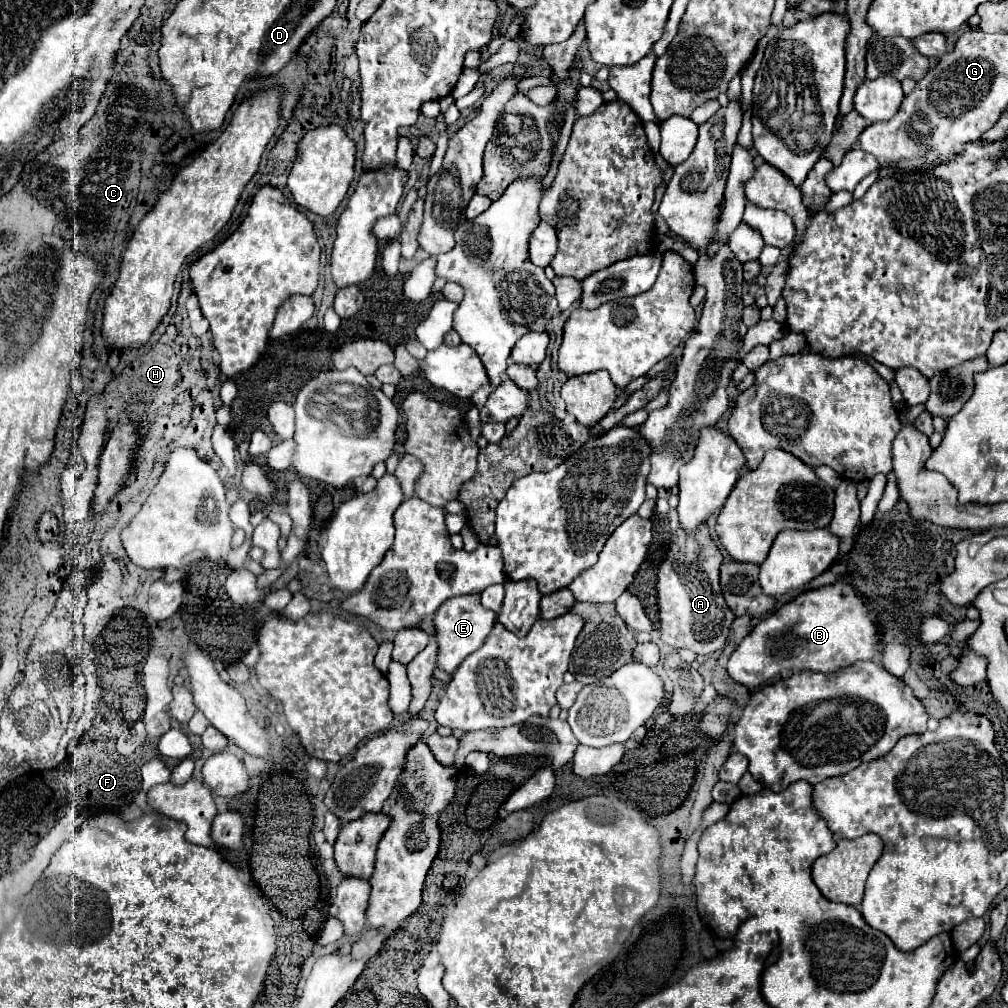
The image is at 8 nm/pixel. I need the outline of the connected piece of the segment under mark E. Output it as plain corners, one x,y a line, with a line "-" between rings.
479,594
459,596
459,598
451,598
451,600
443,602
443,606
435,612
435,618
433,618
435,638
437,638
437,646
439,646
437,668
445,670
445,672
455,672
457,666
485,642
495,620
497,620
497,614
493,610
487,610
481,606

